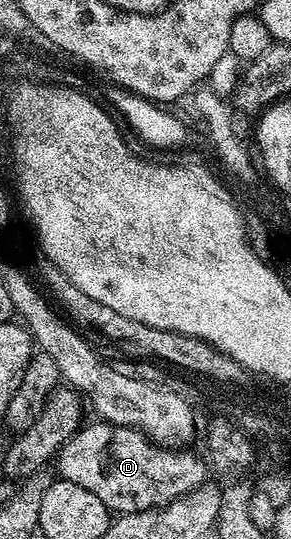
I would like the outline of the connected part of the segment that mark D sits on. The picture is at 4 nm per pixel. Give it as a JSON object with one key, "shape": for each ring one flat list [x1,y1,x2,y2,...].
{"shape":[[94,420,75,431,57,451,57,474,64,482,81,484,116,515,156,510,208,481,207,466,191,448,168,448,129,426]]}

